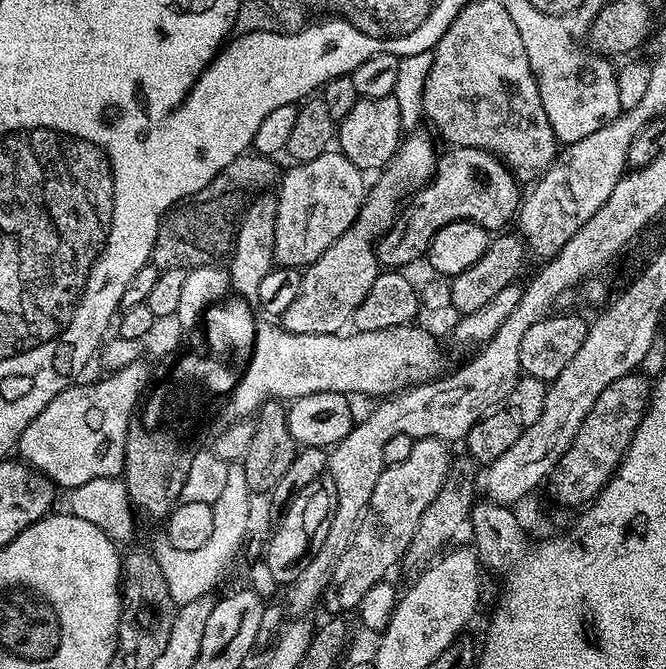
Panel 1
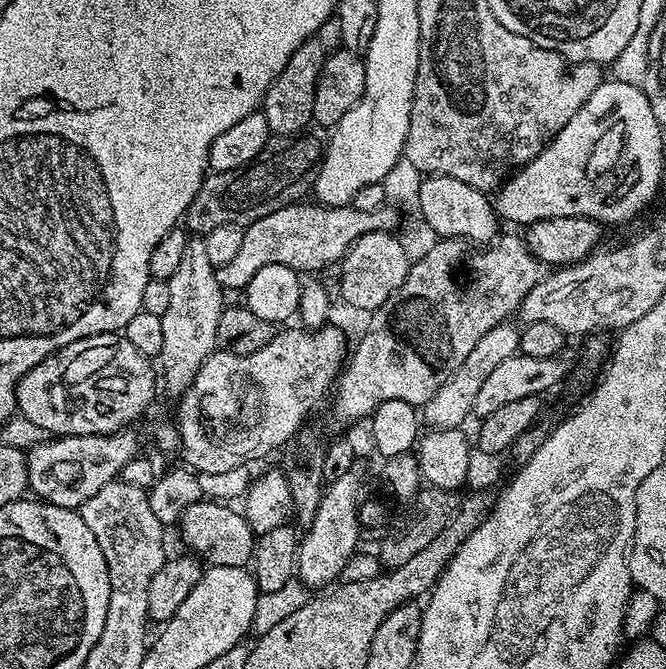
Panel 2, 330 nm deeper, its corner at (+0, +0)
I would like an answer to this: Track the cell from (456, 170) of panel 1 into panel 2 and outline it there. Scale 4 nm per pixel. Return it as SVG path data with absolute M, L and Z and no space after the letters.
M297 202L274 214L266 214L254 223L247 225L242 234L242 247L235 258L226 266L217 268L216 277L225 290L243 290L262 270L262 266L290 266L296 272L307 274L319 268L339 265L352 243L362 234L371 232L392 232L400 224L401 213L395 207L385 206L378 210L363 212L351 206L329 208L319 202Z

